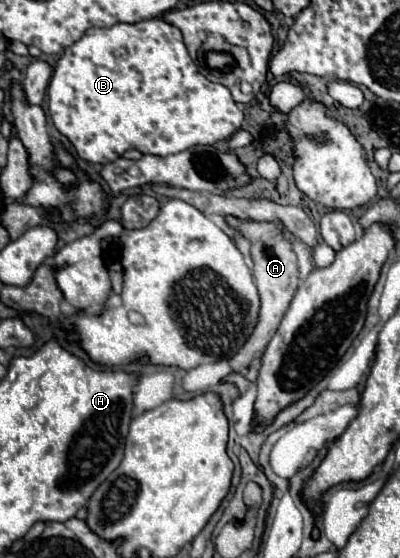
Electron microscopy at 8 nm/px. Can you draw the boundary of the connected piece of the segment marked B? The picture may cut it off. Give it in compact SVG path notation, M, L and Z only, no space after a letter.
M162 19L88 29L80 41L64 51L50 81L52 105L48 109L52 121L70 139L78 157L90 163L114 163L126 149L164 157L194 145L214 145L232 137L244 121L244 113L234 103L230 91L200 75L184 47L182 33Z

